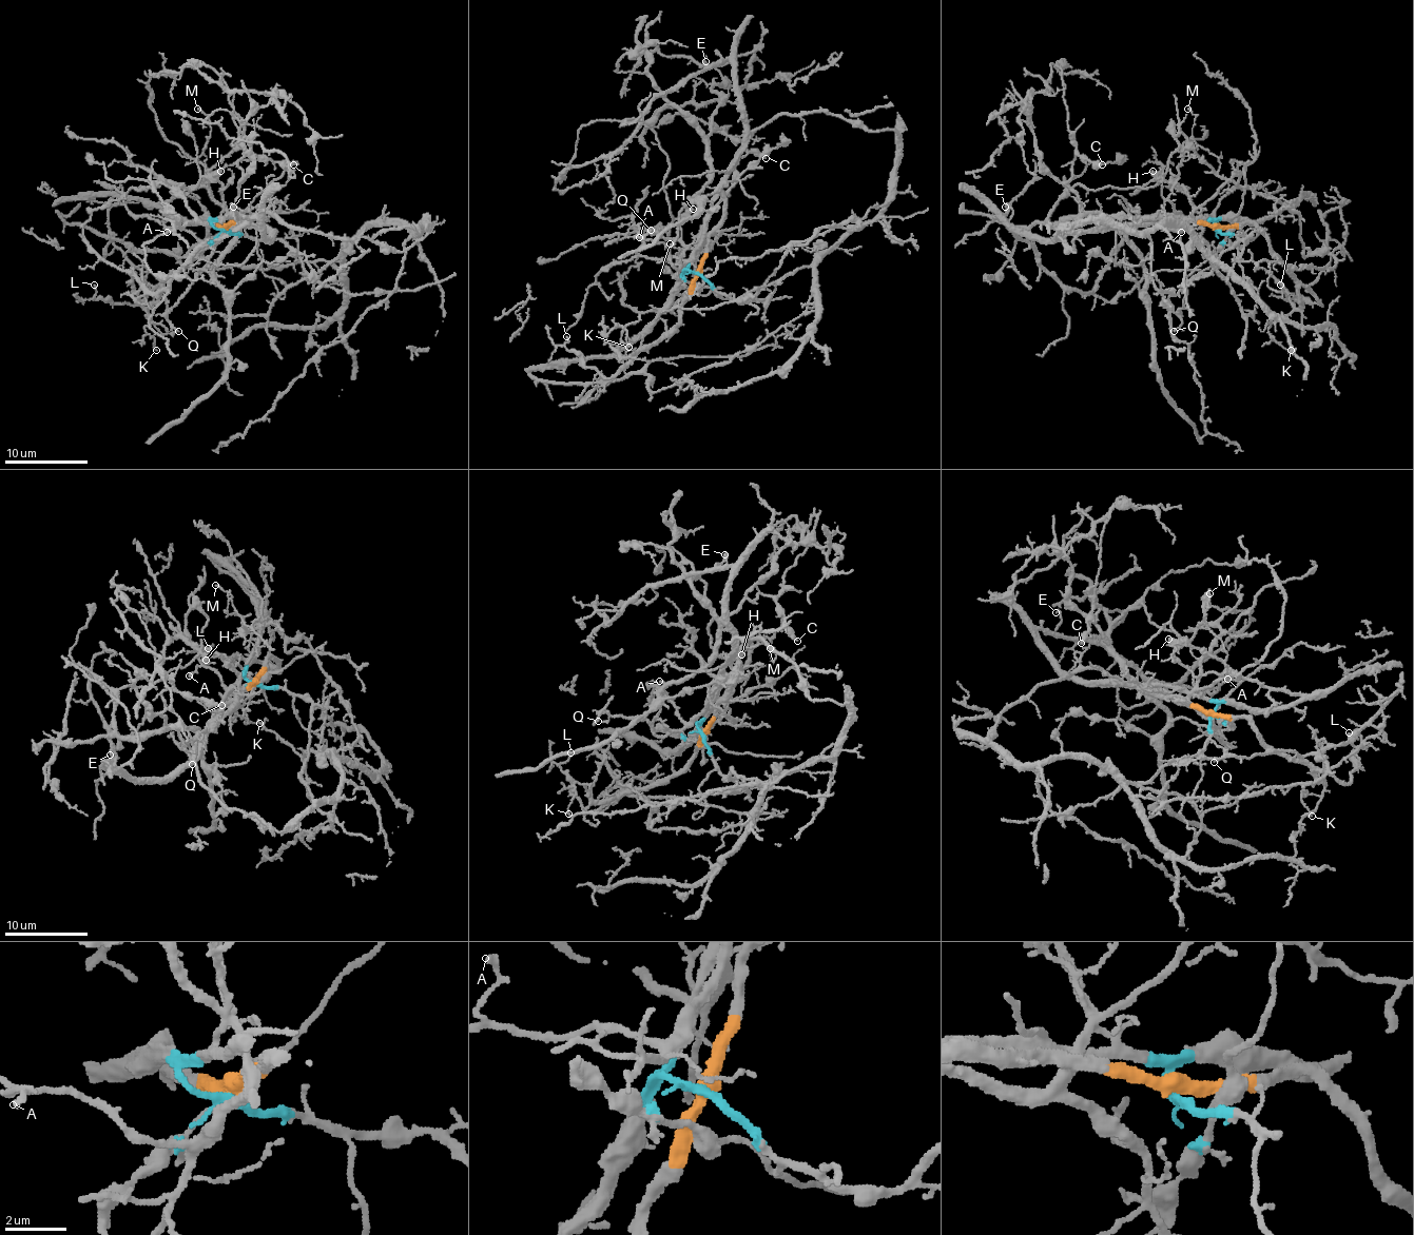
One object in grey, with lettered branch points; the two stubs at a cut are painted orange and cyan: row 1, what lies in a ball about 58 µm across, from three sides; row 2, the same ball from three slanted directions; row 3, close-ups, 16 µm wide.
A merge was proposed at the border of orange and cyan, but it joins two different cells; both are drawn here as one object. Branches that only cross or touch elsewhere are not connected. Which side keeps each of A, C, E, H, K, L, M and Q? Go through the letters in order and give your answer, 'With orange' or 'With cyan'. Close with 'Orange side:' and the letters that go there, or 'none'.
A: With orange
C: With cyan
E: With orange
H: With cyan
K: With orange
L: With orange
M: With cyan
Q: With orange
Orange side: A, E, K, L, Q

